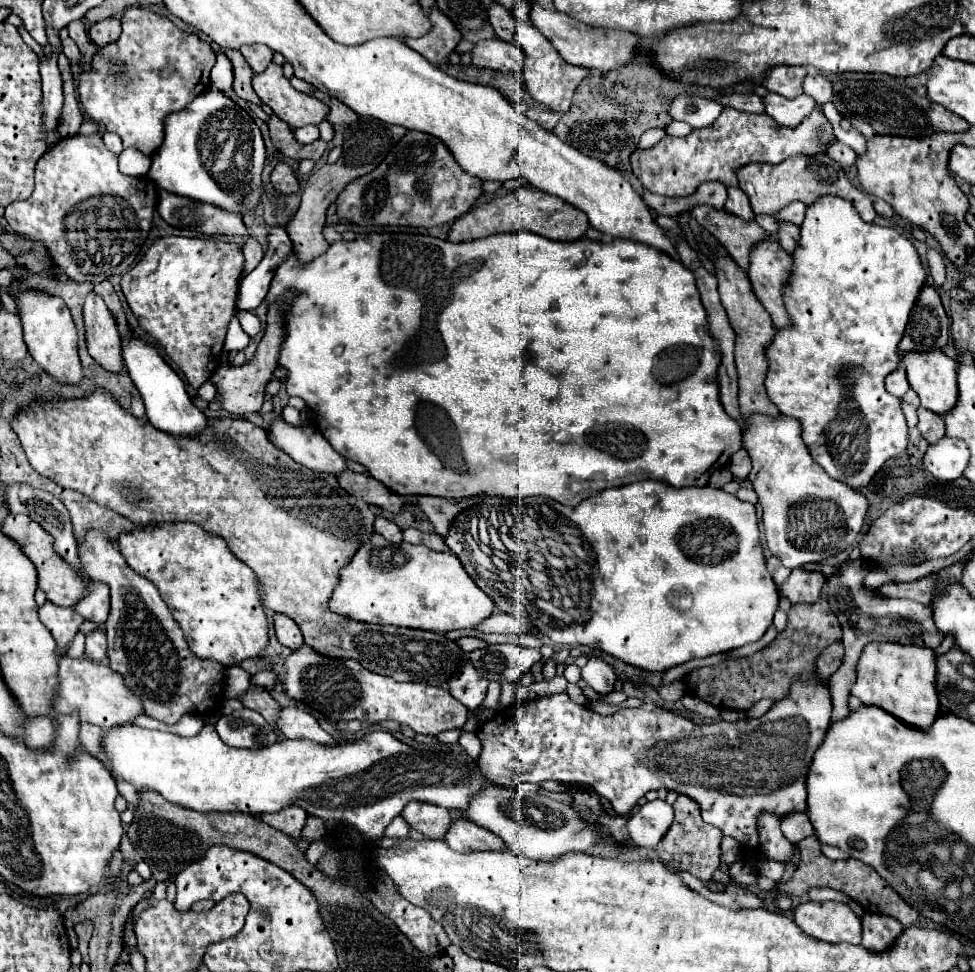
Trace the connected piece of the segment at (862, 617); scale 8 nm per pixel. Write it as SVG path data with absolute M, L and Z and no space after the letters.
M864 561L842 563L840 573L826 581L830 587L832 611L836 613L844 629L842 667L838 667L838 671L828 681L828 689L832 697L832 721L840 721L850 715L848 697L850 697L852 683L856 681L856 659L860 657L860 651L864 649L866 643L892 641L892 643L902 643L902 645L926 645L926 647L936 649L944 639L944 635L940 635L940 631L936 631L936 625L932 623L930 607L924 607L922 603L916 603L916 601L888 599L888 597L876 595L874 591L866 591L862 587L862 579L866 573L868 573L868 565Z

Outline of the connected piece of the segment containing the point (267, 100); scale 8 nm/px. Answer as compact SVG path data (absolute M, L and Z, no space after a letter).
M270 63L264 73L254 75L252 85L262 103L290 127L298 129L310 123L320 125L328 115L328 107L322 101L296 91L284 77L282 67L276 63Z

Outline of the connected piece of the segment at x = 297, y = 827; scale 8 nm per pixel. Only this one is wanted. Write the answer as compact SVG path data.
M286 807L278 813L272 813L272 815L260 815L262 821L266 821L270 827L282 831L284 835L292 837L292 839L300 839L302 837L302 827L306 823L306 811L300 809L300 807Z

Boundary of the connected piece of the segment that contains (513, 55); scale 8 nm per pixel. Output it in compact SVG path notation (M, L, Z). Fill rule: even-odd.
M500 39L478 41L472 51L472 63L476 67L486 67L502 73L522 73L524 51L516 43L506 43Z

